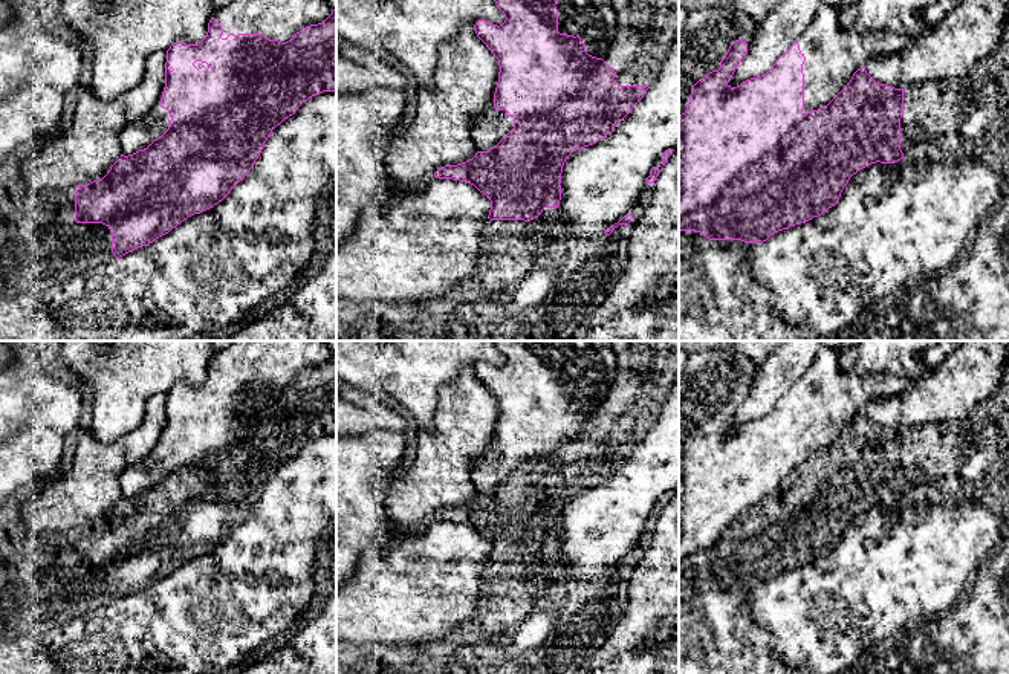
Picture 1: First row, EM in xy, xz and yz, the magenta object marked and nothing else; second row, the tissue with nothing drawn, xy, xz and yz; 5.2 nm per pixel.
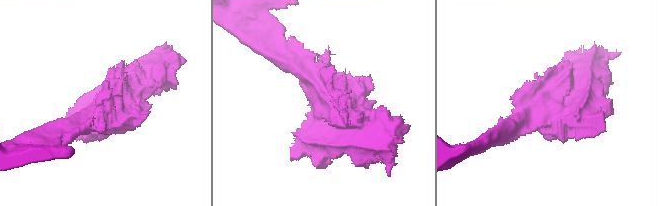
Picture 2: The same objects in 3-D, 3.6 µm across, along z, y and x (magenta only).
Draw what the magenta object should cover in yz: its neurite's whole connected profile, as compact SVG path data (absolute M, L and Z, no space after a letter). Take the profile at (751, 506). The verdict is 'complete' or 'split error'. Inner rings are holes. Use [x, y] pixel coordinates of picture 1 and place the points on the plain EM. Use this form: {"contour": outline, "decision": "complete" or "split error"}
{"contour": "M824 348L771 413L737 429L728 425L751 390L757 362L731 350L688 356L679 381L679 573L696 573L709 582L763 585L775 575L806 565L835 549L859 512L876 504L894 506L904 500L904 431L876 425L865 408L916 382L885 373L844 371L841 353L842 350Z", "decision": "split error"}

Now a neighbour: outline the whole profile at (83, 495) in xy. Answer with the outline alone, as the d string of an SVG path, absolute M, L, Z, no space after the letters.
M167 393L145 405L141 425L112 443L81 433L70 469L44 486L23 506L23 520L35 530L66 532L102 521L121 500L121 478L128 466L142 462L165 429Z

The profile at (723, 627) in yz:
M904 498L894 507L876 504L859 512L850 520L835 549L806 565L775 575L763 585L709 582L696 573L679 573L679 674L841 674L852 668L855 660L873 643L897 633L907 622L951 610L959 601L968 576L978 570L985 558L989 558L1000 529L1000 518L981 504Z

